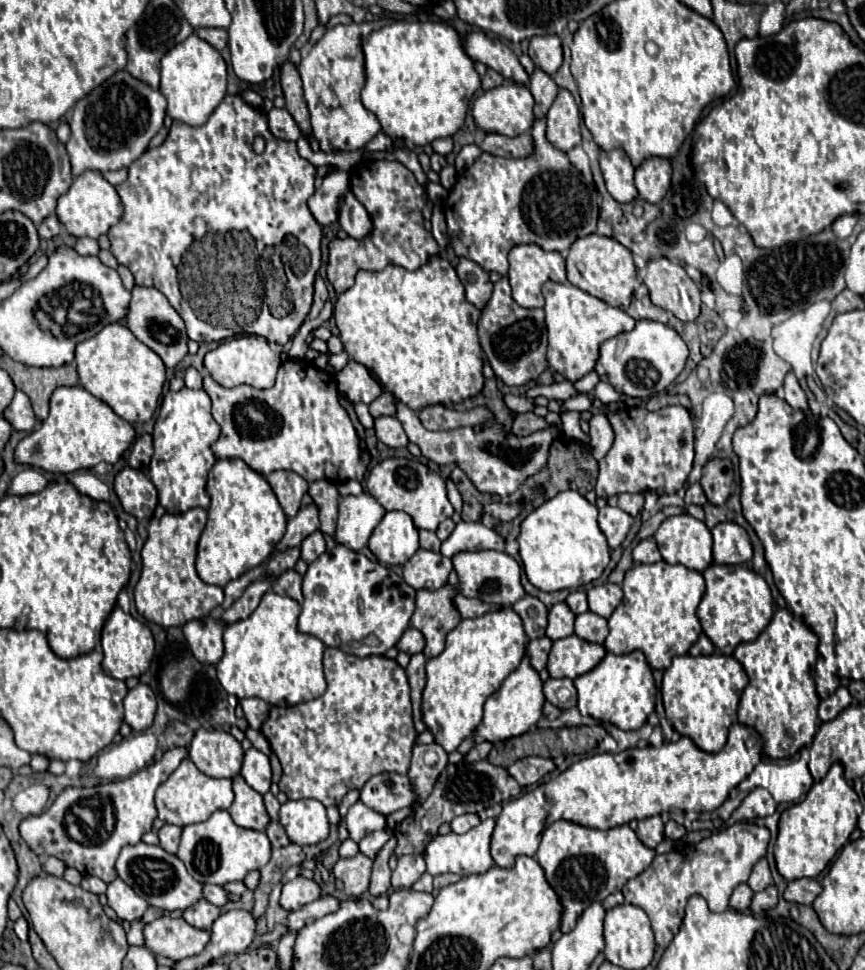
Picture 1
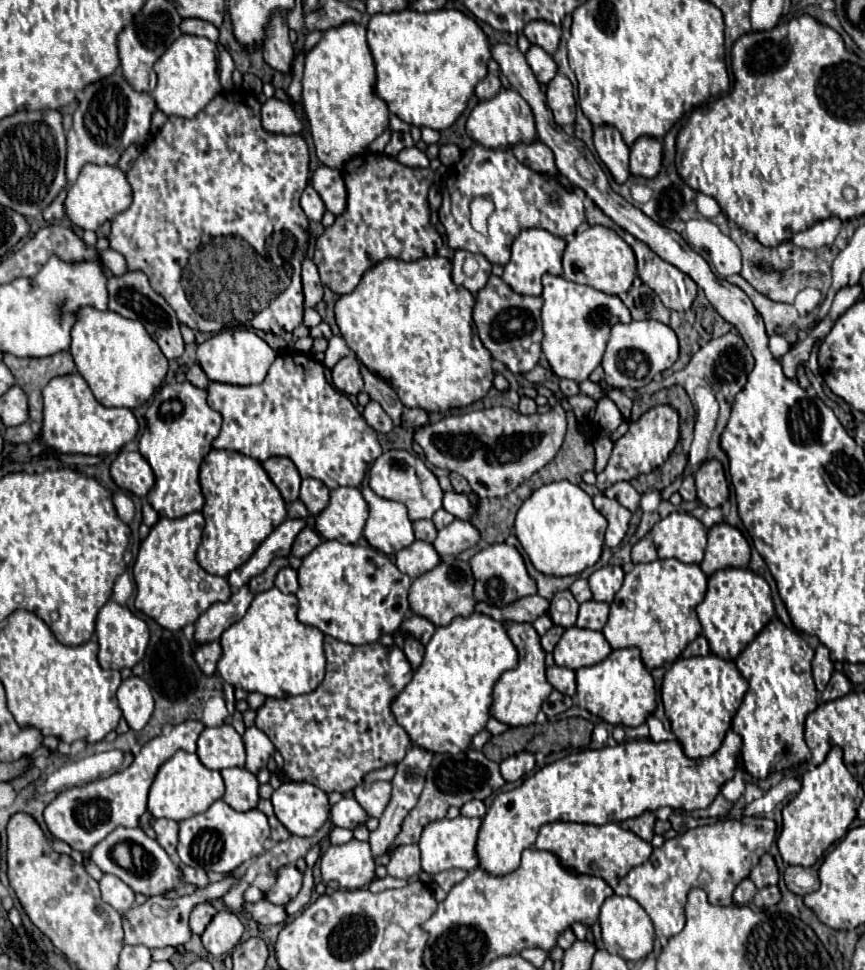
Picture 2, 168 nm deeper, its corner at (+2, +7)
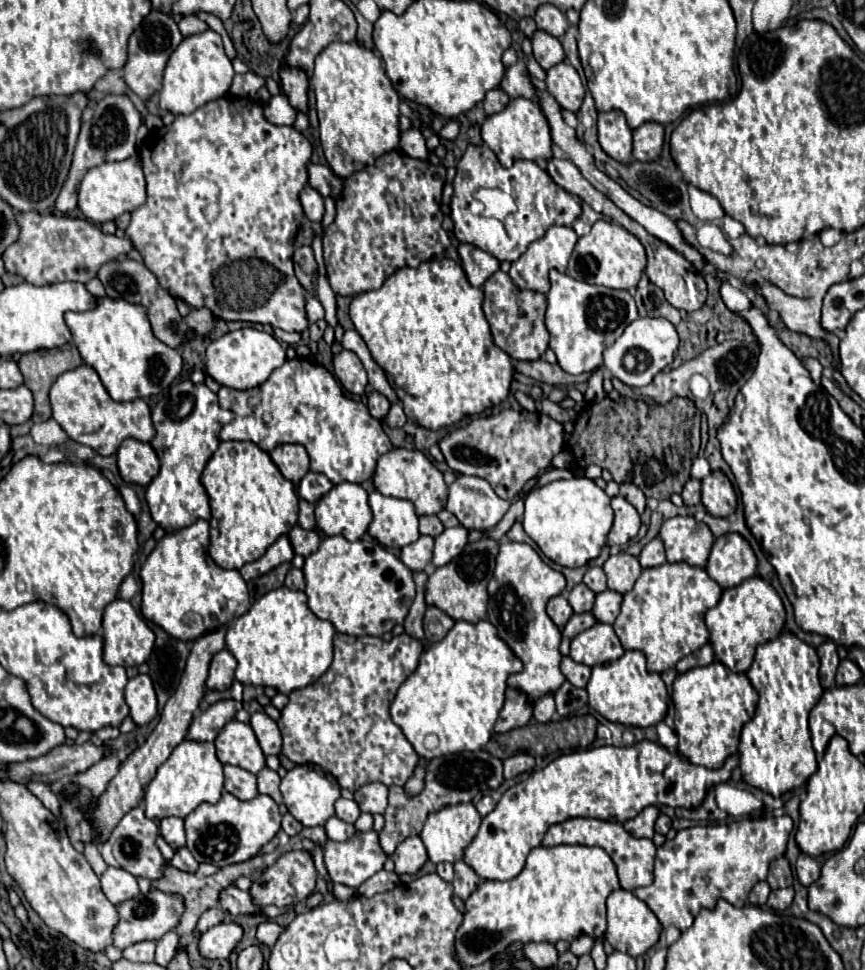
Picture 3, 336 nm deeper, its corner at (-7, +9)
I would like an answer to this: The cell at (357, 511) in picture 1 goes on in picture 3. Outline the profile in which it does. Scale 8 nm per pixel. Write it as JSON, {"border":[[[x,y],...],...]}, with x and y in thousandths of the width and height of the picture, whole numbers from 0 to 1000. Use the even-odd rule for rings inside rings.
{"border":[[[393,498],[365,519],[365,539],[375,552],[398,552],[414,558],[430,539],[425,508],[409,498]]]}

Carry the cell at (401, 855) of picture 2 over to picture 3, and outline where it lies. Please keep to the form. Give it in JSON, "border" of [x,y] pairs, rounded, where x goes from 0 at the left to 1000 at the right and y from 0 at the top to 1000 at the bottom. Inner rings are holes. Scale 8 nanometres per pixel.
{"border":[[[472,863],[469,867],[465,867],[458,873],[458,879],[453,881],[453,888],[458,892],[458,900],[467,902],[467,900],[483,900],[488,896],[488,892],[495,888],[495,879],[492,873],[488,869],[486,863]]]}

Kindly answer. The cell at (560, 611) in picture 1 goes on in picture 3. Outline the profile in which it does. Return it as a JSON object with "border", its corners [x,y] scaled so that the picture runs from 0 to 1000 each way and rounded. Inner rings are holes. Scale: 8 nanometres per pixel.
{"border":[[[668,601],[659,611],[657,611],[657,622],[664,628],[664,632],[680,632],[687,626],[687,611],[675,603]]]}

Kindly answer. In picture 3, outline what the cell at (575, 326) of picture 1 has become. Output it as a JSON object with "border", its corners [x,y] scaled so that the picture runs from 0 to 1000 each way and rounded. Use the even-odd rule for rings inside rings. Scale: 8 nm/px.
{"border":[[[636,279],[636,302],[631,337],[636,341],[636,358],[643,364],[645,376],[659,387],[673,387],[696,376],[698,360],[705,358],[719,341],[738,329],[738,319],[726,300],[712,300],[694,294],[666,290],[659,284]]]}

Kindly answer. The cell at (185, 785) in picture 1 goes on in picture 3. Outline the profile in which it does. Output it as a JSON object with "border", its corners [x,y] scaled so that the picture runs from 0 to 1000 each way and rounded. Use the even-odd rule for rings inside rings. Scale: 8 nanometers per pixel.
{"border":[[[210,764],[197,780],[183,791],[178,803],[169,811],[166,830],[169,842],[190,844],[190,842],[208,842],[213,844],[234,828],[252,828],[259,815],[259,797],[257,787],[250,782],[245,766],[227,766]]]}

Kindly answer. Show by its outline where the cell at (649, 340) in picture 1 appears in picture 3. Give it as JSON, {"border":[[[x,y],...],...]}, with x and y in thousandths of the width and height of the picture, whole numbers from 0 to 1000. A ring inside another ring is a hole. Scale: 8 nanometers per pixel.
{"border":[[[740,327],[731,331],[721,343],[698,362],[698,378],[714,389],[719,395],[728,399],[745,399],[749,397],[758,385],[763,385],[768,378],[772,378],[779,372],[779,364],[784,362],[784,343],[782,337],[772,329],[754,329],[754,327]]]}

